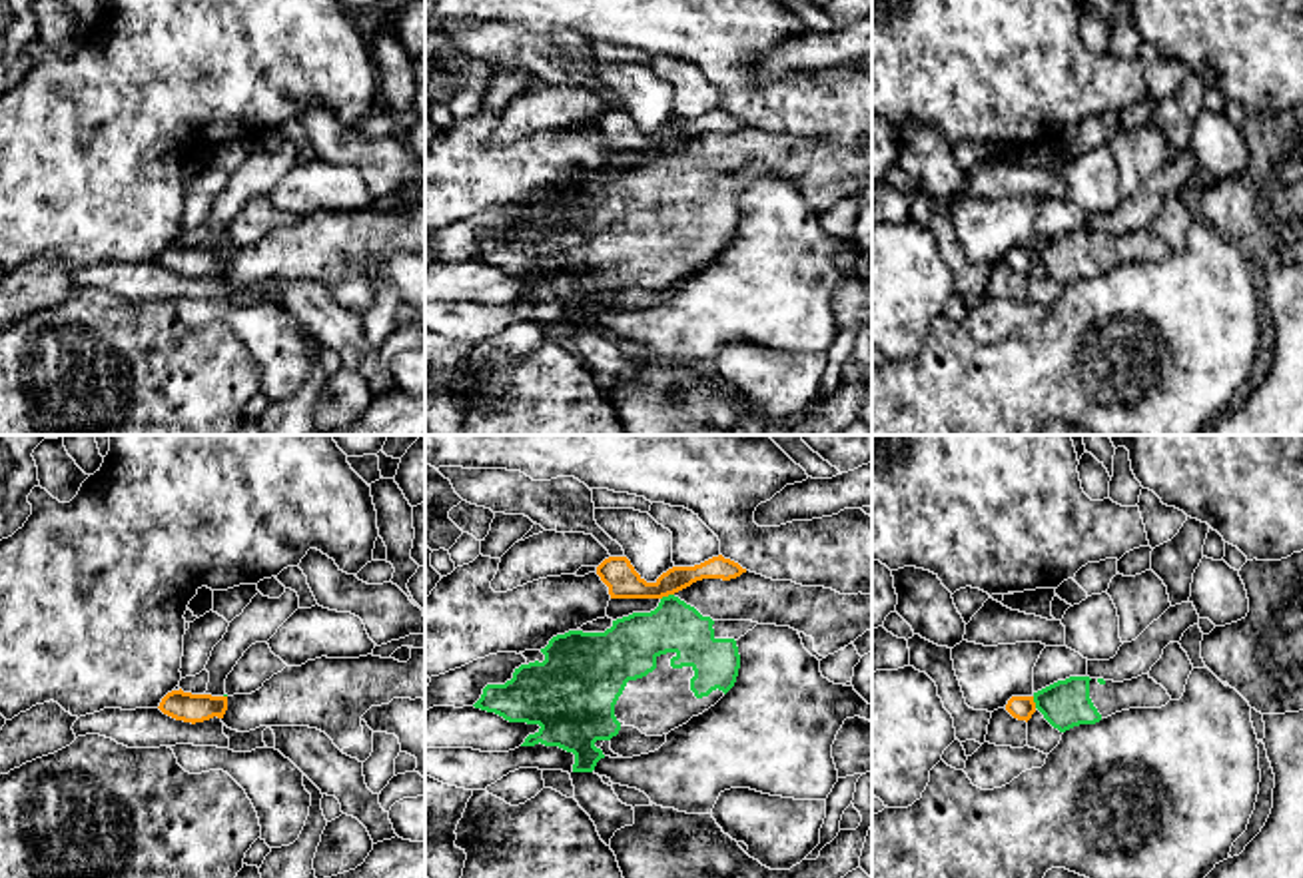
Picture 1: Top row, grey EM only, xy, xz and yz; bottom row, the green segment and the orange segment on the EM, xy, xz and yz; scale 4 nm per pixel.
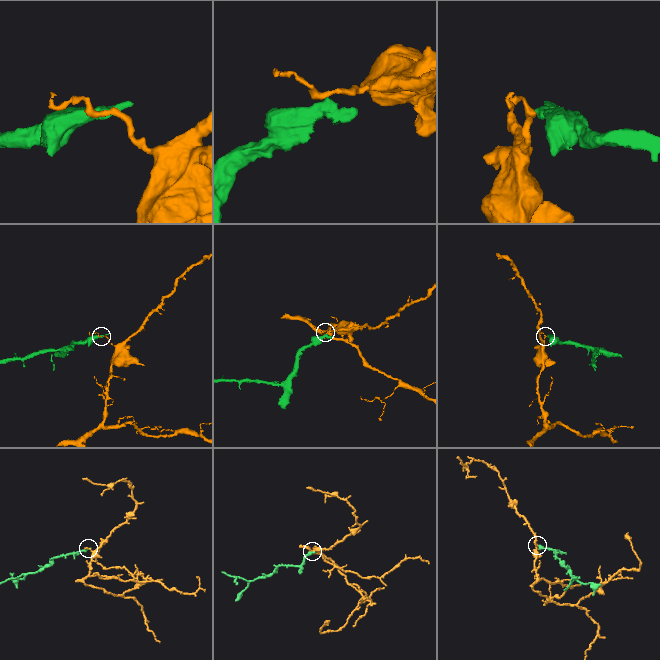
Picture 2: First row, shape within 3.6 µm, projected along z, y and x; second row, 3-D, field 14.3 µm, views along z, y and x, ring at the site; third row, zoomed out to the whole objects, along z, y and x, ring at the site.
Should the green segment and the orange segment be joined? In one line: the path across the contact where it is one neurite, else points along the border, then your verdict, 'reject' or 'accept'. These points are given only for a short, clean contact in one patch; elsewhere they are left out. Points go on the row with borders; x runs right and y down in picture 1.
border xz (673, 593), (661, 599); reject

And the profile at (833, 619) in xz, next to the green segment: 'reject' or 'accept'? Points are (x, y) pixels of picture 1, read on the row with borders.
accept

